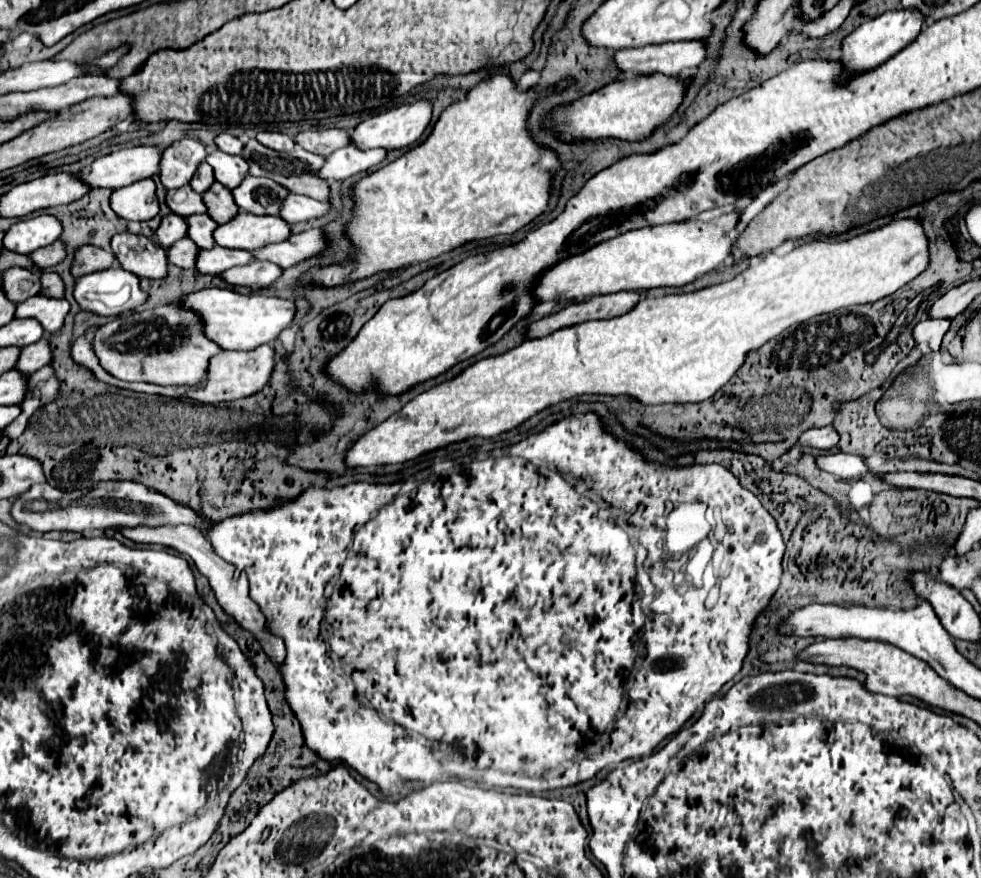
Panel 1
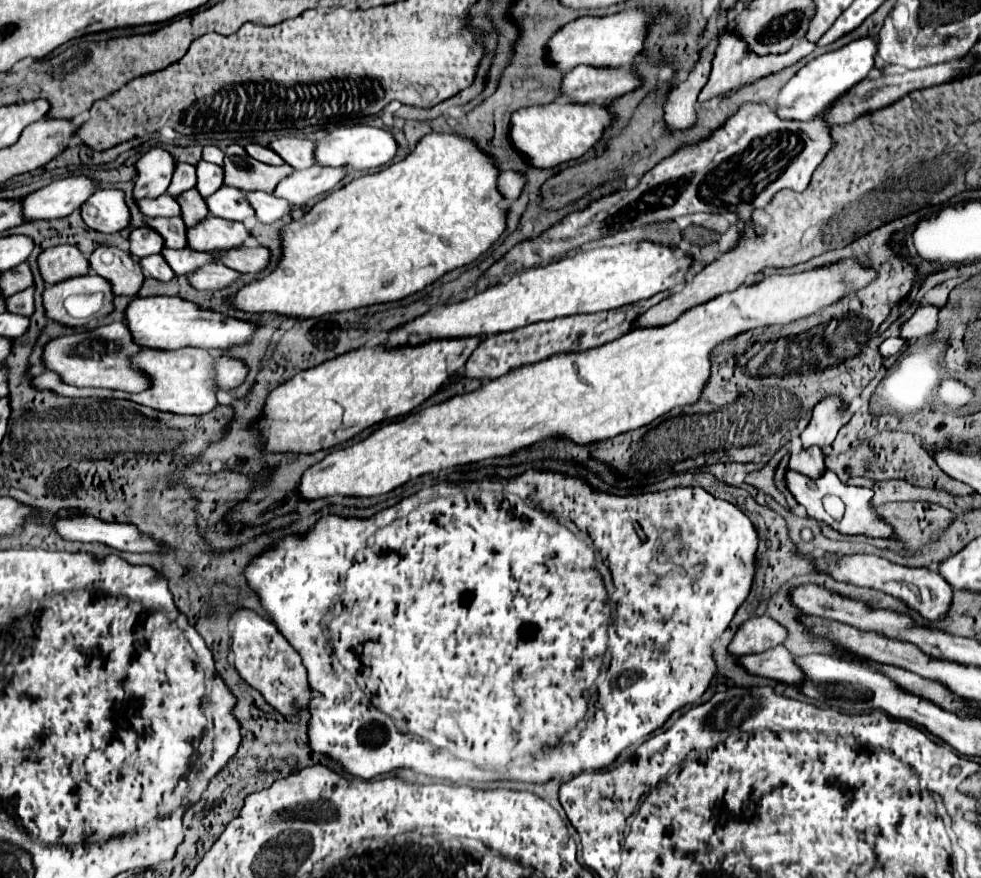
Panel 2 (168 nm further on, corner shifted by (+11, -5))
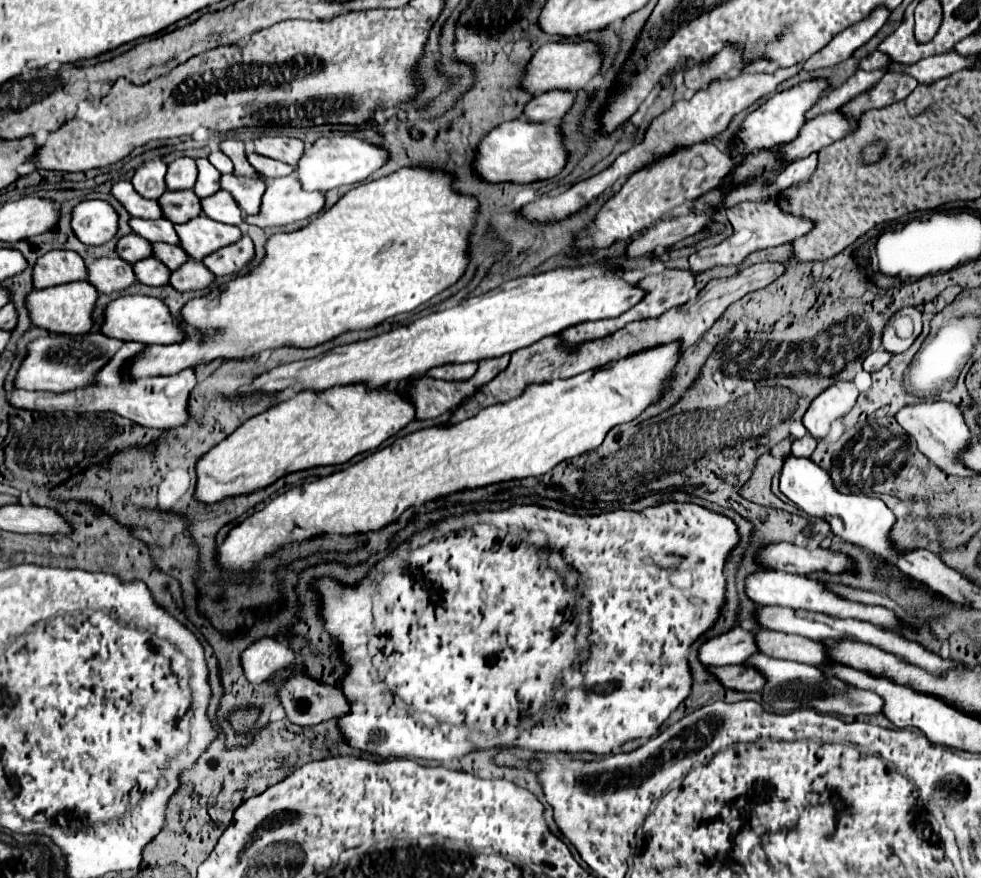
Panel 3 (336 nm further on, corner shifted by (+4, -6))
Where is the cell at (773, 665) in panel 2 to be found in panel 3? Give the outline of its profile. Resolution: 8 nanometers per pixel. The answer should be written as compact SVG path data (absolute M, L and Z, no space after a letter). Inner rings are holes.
M736 664L736 666L706 666L706 668L728 690L760 692L764 686L764 678L754 668L744 668L740 664Z

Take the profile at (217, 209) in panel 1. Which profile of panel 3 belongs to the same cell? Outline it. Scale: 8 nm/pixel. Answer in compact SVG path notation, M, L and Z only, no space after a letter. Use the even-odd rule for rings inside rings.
M168 190L158 198L158 204L164 218L172 220L172 224L184 224L200 214L200 198L194 194L194 190Z

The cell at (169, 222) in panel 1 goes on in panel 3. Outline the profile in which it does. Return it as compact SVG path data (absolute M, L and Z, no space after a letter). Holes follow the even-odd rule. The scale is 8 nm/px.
M128 234L128 236L120 238L116 250L118 250L118 256L122 260L128 260L130 264L134 264L134 262L138 262L142 258L152 256L150 242L144 240L144 238L140 238L140 236L134 236L134 234Z

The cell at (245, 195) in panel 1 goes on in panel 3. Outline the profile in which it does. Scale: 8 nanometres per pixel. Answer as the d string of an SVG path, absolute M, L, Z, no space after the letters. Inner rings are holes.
M218 190L216 194L202 198L200 206L202 206L202 212L216 222L232 224L232 226L240 226L244 222L244 216L242 216L238 204L232 200L230 192L226 192L226 190Z

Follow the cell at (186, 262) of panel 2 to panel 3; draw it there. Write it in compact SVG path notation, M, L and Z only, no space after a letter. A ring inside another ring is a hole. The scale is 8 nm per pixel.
M162 242L152 244L152 256L156 256L156 260L160 260L170 270L180 268L188 260L186 252L180 246L170 246L170 244L162 244Z

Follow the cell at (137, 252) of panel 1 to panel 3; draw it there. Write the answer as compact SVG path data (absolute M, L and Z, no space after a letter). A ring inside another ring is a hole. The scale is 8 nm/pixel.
M100 258L88 266L88 280L100 294L122 292L136 282L132 264L122 258Z

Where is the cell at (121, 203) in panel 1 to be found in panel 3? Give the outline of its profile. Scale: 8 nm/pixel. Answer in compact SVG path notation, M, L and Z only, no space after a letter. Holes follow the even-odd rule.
M84 200L72 208L72 232L82 244L102 246L118 230L118 214L104 200Z

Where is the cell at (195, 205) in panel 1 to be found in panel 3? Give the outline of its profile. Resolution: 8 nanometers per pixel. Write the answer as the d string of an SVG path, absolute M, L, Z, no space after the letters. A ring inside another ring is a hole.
M116 182L112 186L112 196L128 210L130 216L138 216L138 218L162 218L160 206L156 200L146 200L142 198L130 182Z

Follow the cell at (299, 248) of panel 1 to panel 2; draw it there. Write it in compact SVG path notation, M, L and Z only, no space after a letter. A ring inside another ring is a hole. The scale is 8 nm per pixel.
M253 243L253 245L225 251L223 257L225 257L223 263L239 273L259 273L269 265L271 253L267 247Z

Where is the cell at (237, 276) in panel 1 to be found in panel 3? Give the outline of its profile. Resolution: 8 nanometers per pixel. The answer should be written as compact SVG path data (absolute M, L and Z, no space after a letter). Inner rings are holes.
M186 260L178 270L170 272L170 286L176 288L178 292L188 292L188 290L200 290L206 288L212 282L214 274L204 268L202 262L196 260Z

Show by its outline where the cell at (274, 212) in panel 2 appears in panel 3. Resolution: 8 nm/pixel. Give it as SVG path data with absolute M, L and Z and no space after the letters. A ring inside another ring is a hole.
M224 174L220 178L220 188L232 194L244 214L258 214L260 198L264 194L264 182L260 182L260 178L240 178L234 174Z

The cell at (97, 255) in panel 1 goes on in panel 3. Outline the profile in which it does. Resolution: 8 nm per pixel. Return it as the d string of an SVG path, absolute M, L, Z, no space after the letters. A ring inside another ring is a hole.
M52 250L44 254L32 274L34 288L50 288L50 286L60 286L66 282L76 282L76 280L86 280L88 272L84 266L84 260L70 250Z

